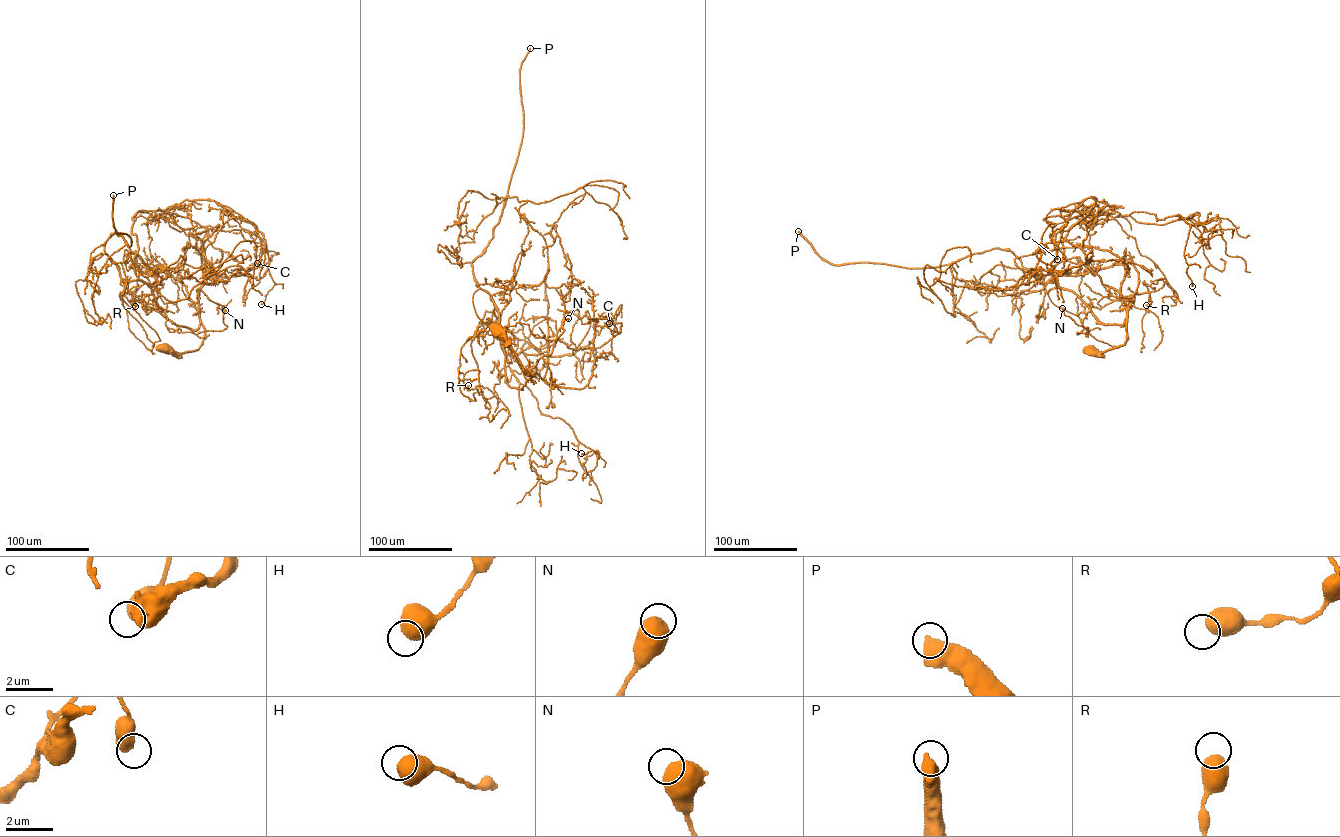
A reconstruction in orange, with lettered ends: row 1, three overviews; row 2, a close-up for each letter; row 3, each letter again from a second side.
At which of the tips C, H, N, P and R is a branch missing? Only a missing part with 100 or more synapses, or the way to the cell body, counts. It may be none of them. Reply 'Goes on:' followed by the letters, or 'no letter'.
Goes on: P

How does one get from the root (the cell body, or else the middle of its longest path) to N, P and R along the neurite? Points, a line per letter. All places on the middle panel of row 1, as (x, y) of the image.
N: (498, 333), (534, 376), (499, 333), (519, 322), (536, 337), (555, 340), (568, 318)
P: (498, 333), (534, 376), (500, 337), (498, 309), (471, 263), (507, 197), (530, 48)
R: (498, 333), (534, 376), (498, 334), (480, 330), (472, 353), (483, 396), (493, 396), (468, 385)

